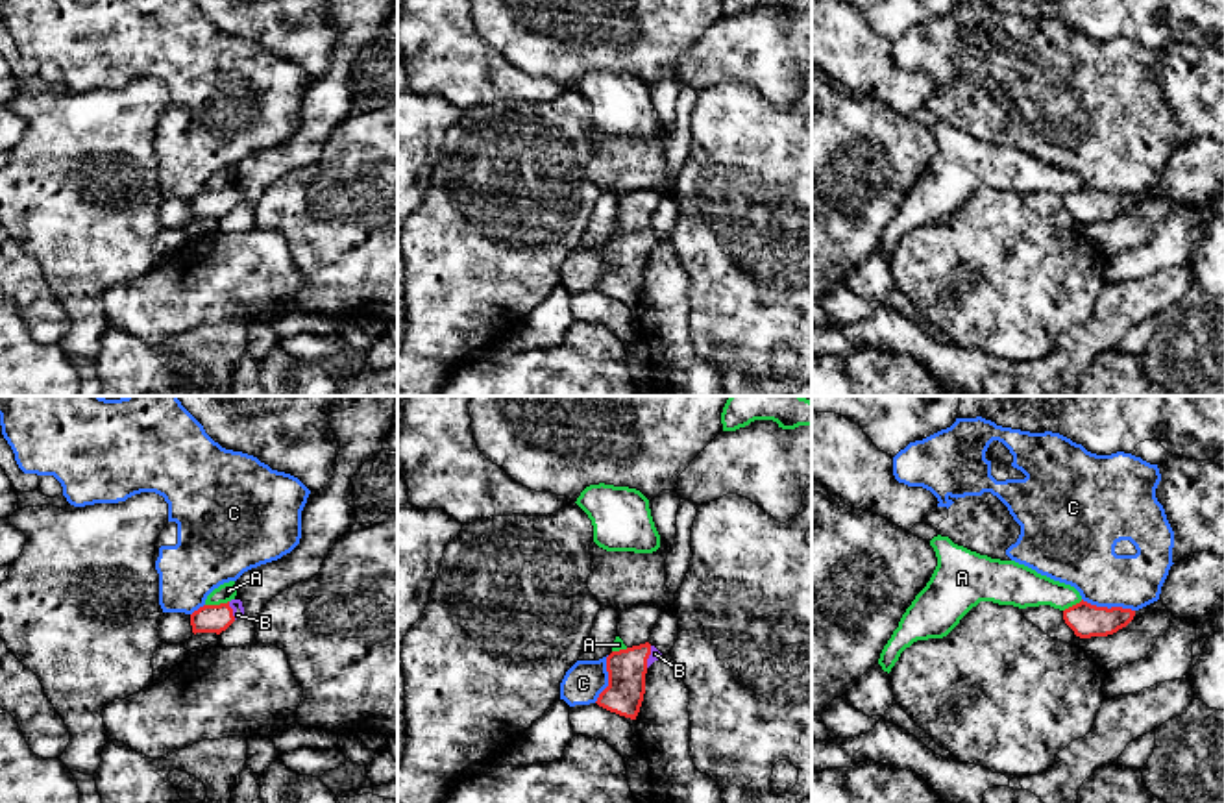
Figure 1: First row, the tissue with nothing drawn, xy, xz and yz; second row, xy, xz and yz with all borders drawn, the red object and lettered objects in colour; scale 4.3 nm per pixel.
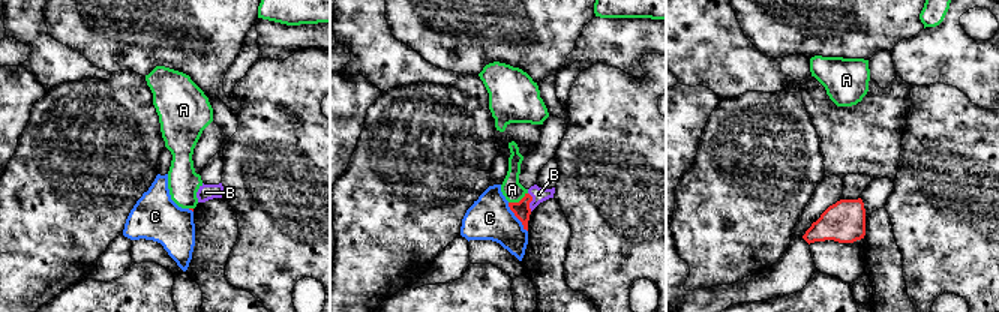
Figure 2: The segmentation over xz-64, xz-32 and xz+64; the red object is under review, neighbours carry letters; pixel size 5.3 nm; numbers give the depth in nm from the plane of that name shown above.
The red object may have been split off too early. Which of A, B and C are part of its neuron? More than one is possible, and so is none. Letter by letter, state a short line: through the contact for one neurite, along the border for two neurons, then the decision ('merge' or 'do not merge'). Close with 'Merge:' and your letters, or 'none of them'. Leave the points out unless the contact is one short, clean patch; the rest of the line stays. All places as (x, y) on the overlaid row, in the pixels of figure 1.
A: xy (228, 600), (206, 605) | do not merge
B: xy (209, 618), (219, 618), (232, 611), (237, 607) | merge
C: yz (1082, 598), (1097, 605), (1130, 607), (1134, 611) | do not merge
Merge: B

